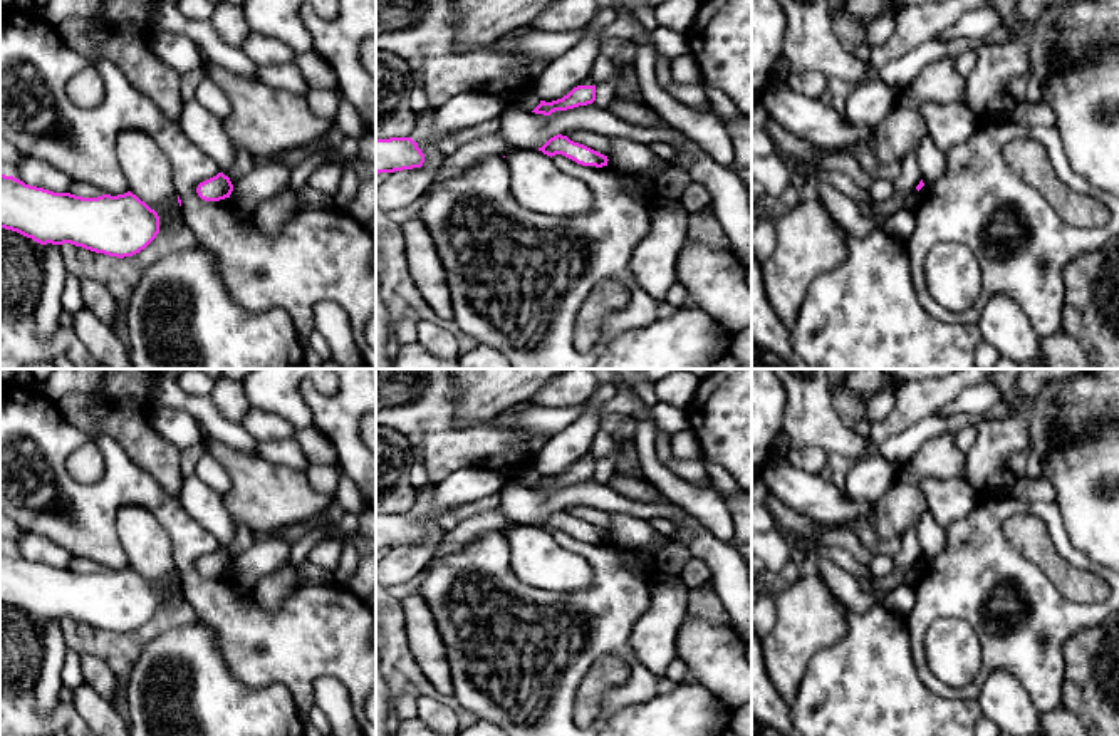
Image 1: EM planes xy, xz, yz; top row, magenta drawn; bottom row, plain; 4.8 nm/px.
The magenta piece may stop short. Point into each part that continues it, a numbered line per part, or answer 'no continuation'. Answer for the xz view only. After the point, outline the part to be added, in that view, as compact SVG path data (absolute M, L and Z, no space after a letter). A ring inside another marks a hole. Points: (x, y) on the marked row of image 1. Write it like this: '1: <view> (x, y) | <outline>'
no continuation

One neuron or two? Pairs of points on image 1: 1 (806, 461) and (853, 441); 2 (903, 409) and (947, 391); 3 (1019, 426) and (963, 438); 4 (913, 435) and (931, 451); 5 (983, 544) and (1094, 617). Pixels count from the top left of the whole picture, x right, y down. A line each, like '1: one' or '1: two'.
1: two
2: one
3: two
4: two
5: one

